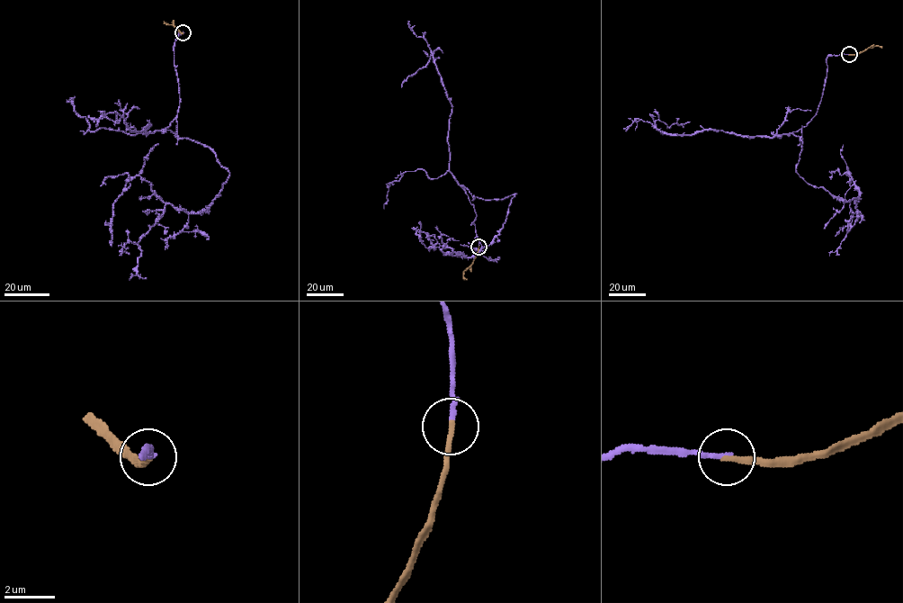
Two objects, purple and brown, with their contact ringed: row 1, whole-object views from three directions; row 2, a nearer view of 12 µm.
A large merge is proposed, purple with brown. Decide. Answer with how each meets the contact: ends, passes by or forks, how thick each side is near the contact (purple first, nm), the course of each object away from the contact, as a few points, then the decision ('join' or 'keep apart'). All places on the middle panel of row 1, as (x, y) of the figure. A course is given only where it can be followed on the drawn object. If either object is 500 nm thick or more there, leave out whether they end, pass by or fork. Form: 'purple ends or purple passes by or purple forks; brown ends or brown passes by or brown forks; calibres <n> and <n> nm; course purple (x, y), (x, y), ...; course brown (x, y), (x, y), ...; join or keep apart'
purple ends; brown ends; calibres 200 and 240 nm; course purple (478, 247), (461, 186), (485, 200), (516, 193), (497, 235), (470, 257), (427, 247), (420, 221); course brown (478, 247), (473, 263), (463, 274), (467, 279); join

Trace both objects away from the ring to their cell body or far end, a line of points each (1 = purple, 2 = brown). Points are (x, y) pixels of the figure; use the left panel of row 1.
1: (183, 32), (180, 106), (162, 130), (205, 145), (229, 175), (195, 212), (130, 178), (111, 247)
2: (183, 32), (164, 22), (168, 23)

